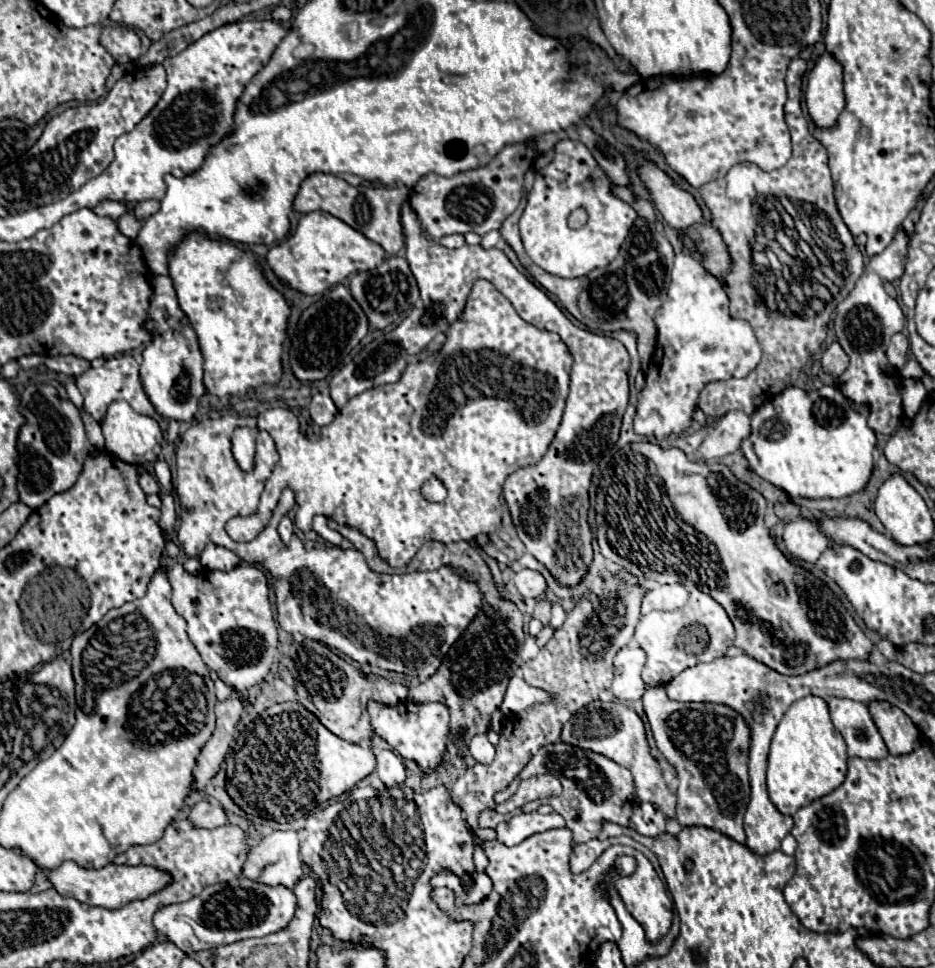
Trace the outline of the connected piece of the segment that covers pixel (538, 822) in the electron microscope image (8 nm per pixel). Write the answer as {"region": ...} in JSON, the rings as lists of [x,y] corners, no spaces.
{"region":[[[554,811],[548,815],[520,813],[520,815],[514,815],[510,821],[500,823],[496,827],[496,833],[498,833],[500,843],[514,847],[530,835],[536,835],[536,833],[542,833],[548,829],[558,829],[558,827],[564,827],[564,819],[562,819],[562,815],[558,815]]]}

